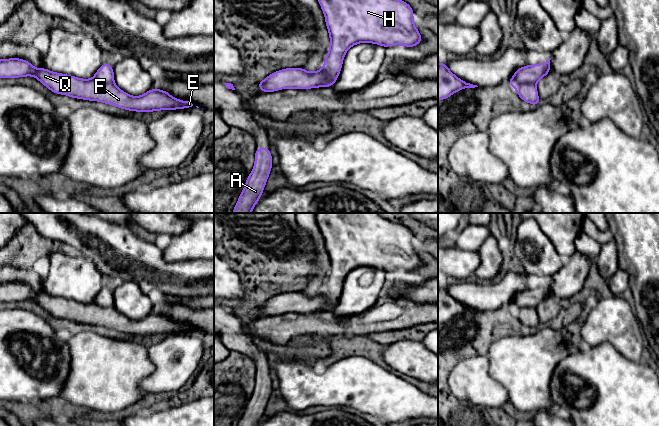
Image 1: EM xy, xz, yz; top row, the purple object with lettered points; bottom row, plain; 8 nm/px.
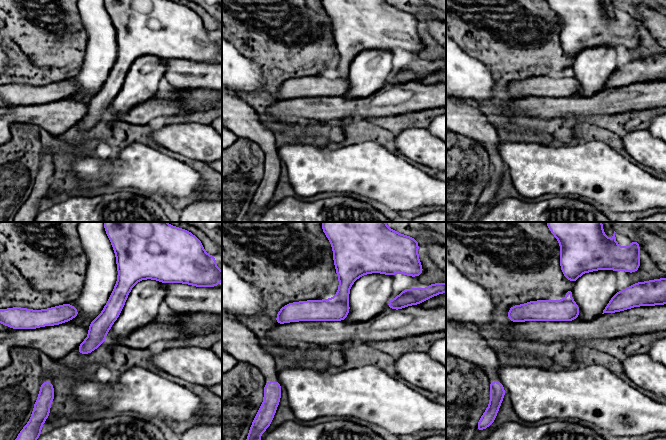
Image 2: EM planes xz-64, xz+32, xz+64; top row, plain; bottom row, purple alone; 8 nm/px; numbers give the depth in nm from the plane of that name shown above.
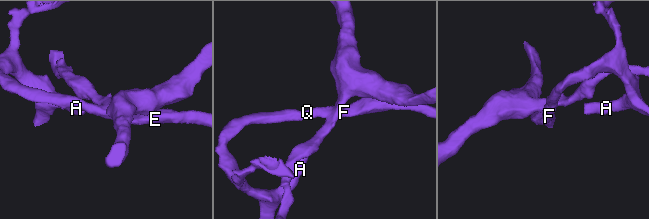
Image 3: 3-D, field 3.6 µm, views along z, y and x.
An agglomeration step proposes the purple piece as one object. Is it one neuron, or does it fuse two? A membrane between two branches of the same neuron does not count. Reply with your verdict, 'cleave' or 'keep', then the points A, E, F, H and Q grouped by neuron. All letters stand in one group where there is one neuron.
cleave; groups A E F Q / H

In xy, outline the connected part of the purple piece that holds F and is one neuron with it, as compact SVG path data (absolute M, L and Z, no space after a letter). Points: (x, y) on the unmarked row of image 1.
M20 282L0 284L0 302L34 300L56 318L68 319L90 325L99 325L118 332L137 336L175 334L192 331L189 325L178 324L169 319L168 314L150 313L145 318L134 321L119 313L114 307L100 307L95 303L80 303L71 299L55 297L46 292L34 292Z

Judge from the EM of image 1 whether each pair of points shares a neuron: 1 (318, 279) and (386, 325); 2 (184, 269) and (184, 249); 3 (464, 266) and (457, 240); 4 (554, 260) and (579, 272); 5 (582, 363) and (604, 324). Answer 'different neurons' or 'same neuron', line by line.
1: different neurons
2: different neurons
3: same neuron
4: different neurons
5: different neurons

